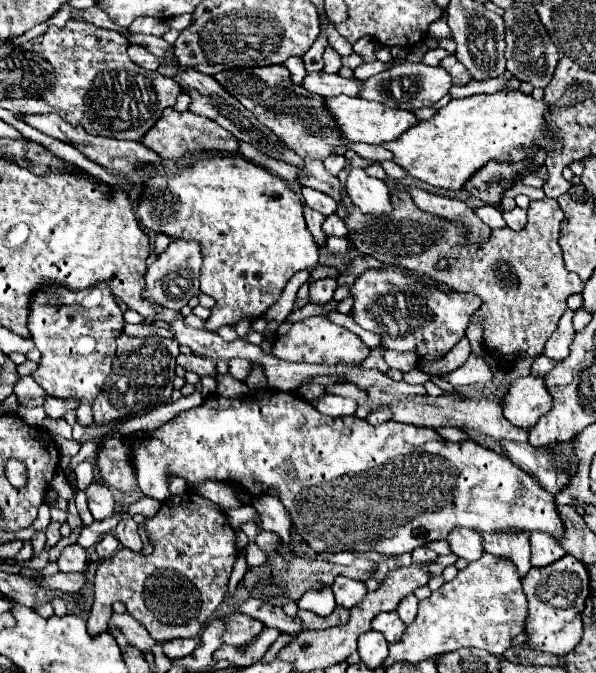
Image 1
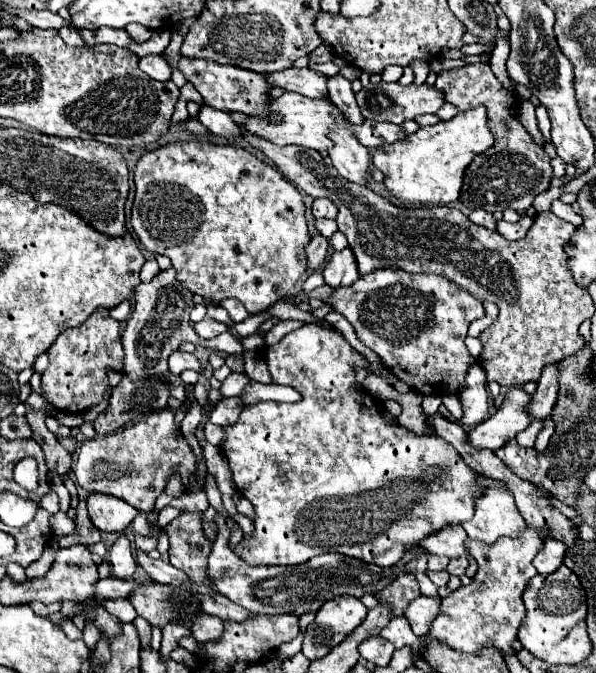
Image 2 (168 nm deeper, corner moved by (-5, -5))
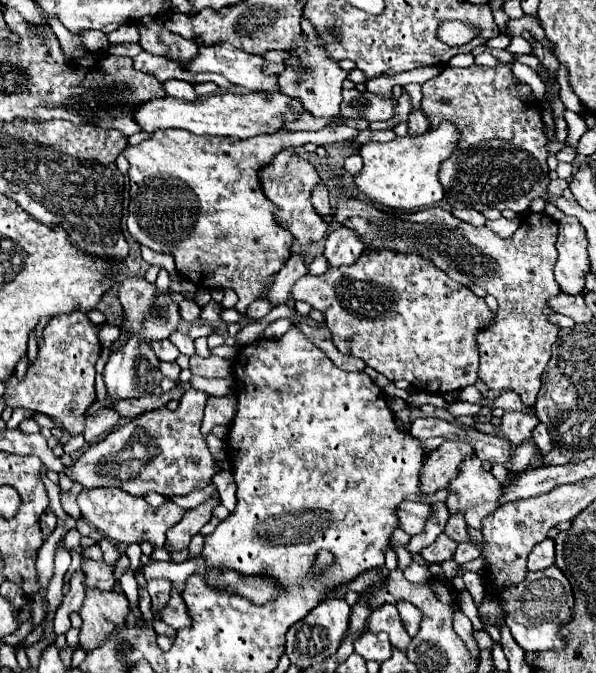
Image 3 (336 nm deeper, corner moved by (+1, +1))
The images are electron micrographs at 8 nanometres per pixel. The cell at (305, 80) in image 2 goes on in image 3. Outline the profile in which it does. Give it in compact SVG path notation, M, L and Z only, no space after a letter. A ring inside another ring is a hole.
M228 43L204 47L200 45L198 57L188 63L188 71L210 71L226 77L230 83L246 87L250 91L280 91L278 75L266 75L262 71L266 59L258 55L248 55L244 51L236 51L236 47Z

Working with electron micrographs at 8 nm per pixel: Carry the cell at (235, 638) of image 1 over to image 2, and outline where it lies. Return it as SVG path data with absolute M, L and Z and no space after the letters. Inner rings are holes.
M202 613L202 617L198 617L194 621L194 625L190 625L190 631L192 631L192 637L198 643L220 639L220 635L222 635L222 621L218 617Z

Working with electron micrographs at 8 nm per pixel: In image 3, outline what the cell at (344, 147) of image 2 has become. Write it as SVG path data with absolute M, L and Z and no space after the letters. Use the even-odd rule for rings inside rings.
M304 35L304 39L300 39L300 43L296 43L296 47L290 53L292 53L292 59L284 63L286 69L280 73L280 91L304 101L304 107L318 119L328 119L326 127L330 129L338 127L340 103L342 103L342 81L346 79L348 73L340 69L338 61L332 61L326 57L324 41L320 37L312 41Z

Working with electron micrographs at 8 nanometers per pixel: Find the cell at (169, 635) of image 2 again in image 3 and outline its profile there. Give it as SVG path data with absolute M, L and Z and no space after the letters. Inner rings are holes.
M154 579L148 583L148 593L150 593L150 599L152 599L152 613L154 613L154 619L160 621L160 611L166 607L168 599L170 599L170 593L172 593L172 583L164 581L164 579Z

